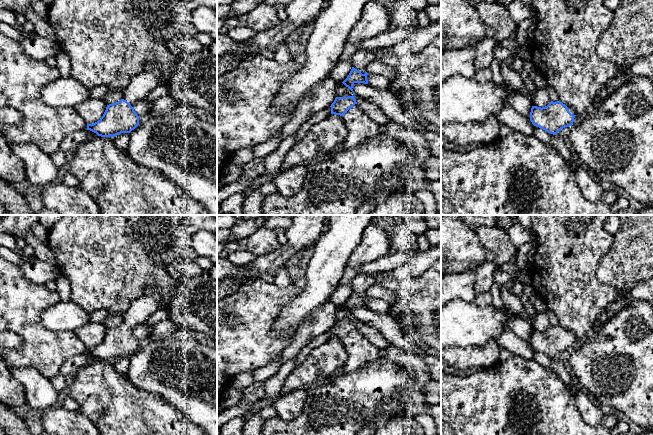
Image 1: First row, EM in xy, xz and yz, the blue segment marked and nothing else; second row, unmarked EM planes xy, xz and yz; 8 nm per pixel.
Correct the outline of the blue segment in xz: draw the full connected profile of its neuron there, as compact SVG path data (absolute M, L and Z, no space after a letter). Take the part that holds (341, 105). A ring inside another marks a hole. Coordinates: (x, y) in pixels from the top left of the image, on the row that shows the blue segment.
M353 95L336 97L330 107L331 114L340 115L348 130L342 148L356 147L366 139L377 136L382 129L357 104Z

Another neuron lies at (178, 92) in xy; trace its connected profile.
M217 41L200 51L177 57L177 63L177 68L166 85L168 95L178 104L204 109L217 121Z

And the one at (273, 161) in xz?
M295 134L282 140L278 148L264 158L265 172L260 177L260 179L267 176L275 177L280 169L284 156L294 145L295 145Z

